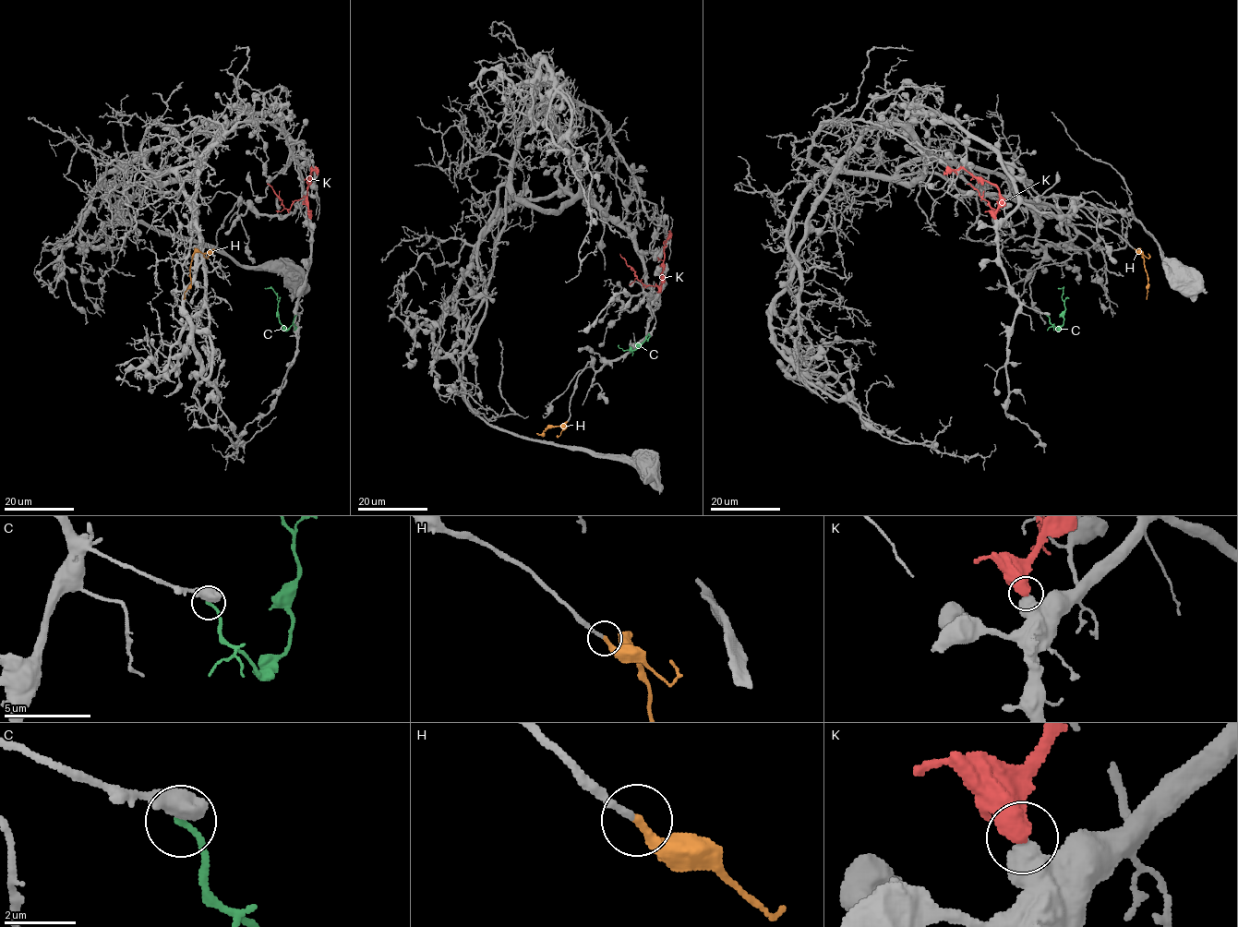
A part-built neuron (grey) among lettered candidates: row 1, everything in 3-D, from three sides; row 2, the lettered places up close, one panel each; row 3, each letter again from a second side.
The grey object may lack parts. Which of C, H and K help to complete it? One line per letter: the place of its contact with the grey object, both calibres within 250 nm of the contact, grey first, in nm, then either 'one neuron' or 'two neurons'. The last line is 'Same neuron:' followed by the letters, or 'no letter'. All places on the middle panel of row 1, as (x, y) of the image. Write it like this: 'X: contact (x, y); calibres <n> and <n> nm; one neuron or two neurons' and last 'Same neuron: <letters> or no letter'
C: contact (649, 333); calibres 650 and 170 nm; two neurons
H: contact (567, 422); calibres 240 and 280 nm; one neuron
K: contact (663, 282); calibres 600 and 600 nm; two neurons
Same neuron: H

